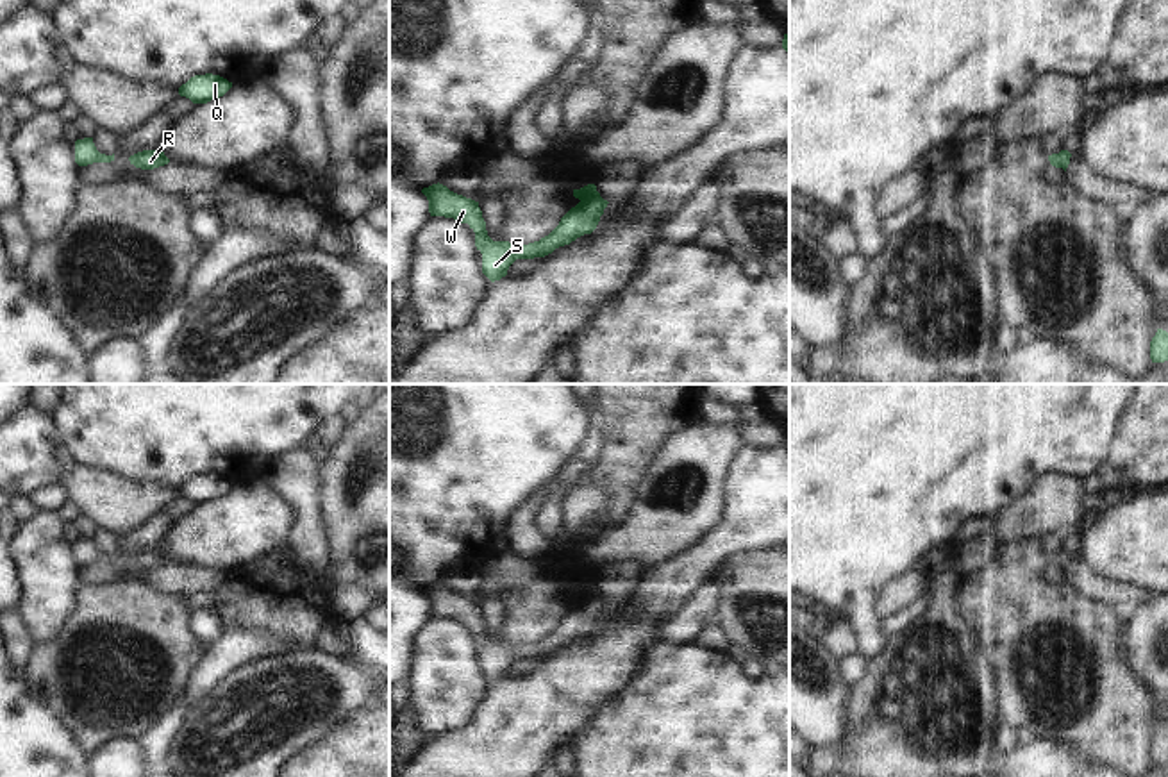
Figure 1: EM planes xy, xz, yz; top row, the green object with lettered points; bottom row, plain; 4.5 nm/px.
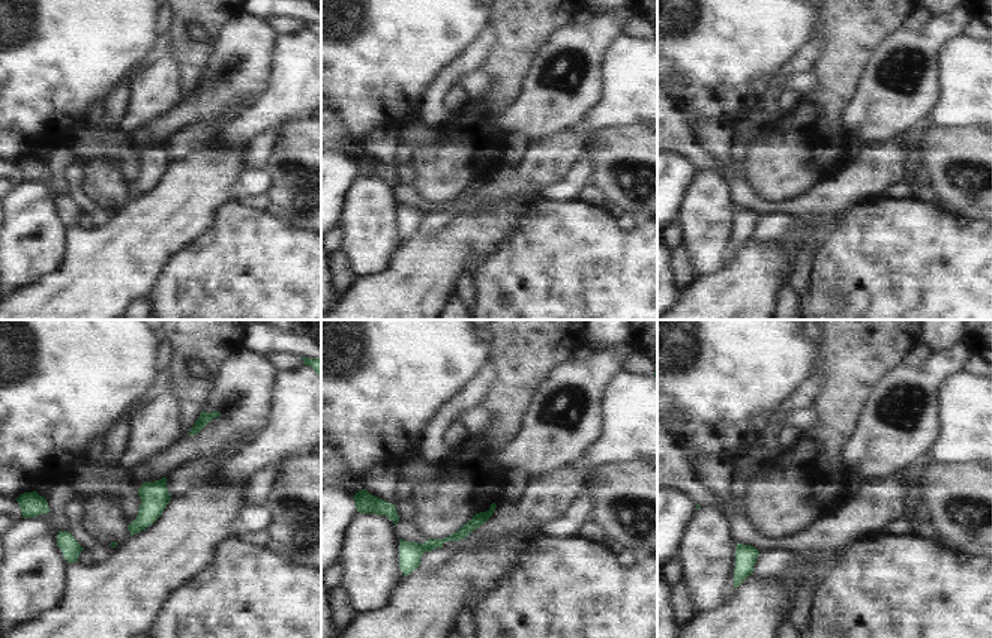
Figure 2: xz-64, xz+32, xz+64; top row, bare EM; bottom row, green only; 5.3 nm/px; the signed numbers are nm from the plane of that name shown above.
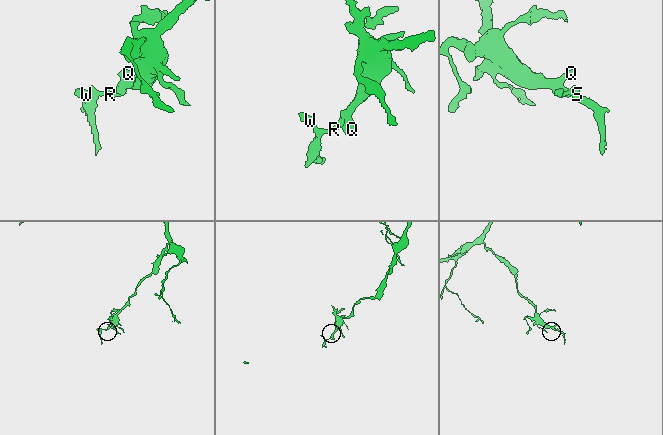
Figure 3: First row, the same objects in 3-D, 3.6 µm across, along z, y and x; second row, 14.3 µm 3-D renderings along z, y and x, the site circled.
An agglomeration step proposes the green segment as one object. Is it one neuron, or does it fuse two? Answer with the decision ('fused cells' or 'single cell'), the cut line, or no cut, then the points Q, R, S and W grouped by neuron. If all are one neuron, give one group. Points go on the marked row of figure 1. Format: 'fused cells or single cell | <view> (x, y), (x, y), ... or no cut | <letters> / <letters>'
single cell | no cut | Q R S W

